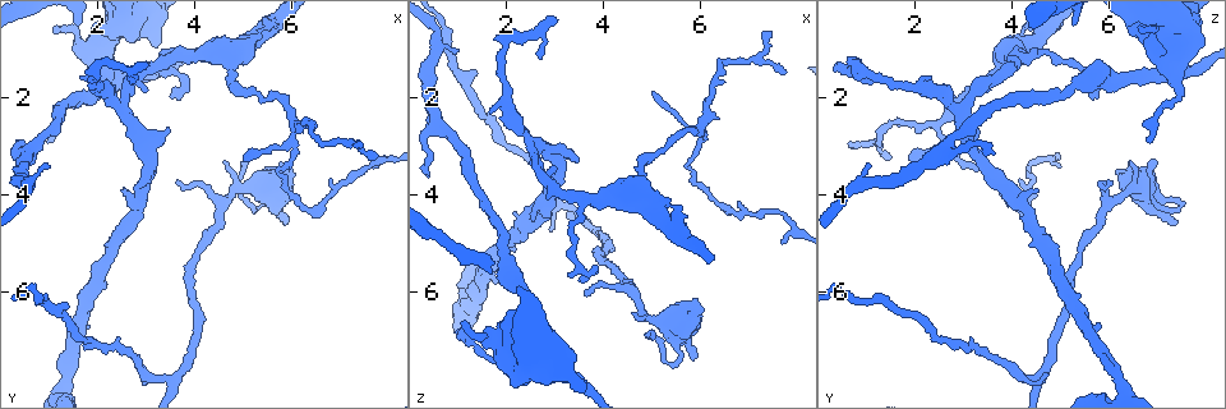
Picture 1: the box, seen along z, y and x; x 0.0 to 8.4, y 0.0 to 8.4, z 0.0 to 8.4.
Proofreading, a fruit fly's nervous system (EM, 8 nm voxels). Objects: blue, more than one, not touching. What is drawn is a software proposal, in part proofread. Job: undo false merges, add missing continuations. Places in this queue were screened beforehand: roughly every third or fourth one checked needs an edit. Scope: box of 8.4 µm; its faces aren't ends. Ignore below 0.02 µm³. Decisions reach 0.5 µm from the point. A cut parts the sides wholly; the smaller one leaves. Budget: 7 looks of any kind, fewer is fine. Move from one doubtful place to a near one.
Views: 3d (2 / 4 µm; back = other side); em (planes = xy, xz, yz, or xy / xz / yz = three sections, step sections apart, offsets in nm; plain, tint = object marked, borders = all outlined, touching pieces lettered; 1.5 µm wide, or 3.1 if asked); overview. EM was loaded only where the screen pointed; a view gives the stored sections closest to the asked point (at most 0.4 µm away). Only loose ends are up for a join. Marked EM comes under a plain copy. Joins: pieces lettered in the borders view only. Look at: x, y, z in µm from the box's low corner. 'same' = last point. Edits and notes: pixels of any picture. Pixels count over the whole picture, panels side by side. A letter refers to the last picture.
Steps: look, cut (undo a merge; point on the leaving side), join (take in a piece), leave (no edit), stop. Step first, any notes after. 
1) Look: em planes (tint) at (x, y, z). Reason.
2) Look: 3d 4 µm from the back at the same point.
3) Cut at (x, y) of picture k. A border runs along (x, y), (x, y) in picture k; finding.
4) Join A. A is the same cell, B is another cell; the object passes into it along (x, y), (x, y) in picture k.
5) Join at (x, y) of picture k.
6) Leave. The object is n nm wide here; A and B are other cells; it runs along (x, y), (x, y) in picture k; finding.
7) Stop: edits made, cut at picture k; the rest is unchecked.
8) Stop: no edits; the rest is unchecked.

Look: 3d 2 µm from the back at (1.05, 2.95, 6.75). Branch stops here.

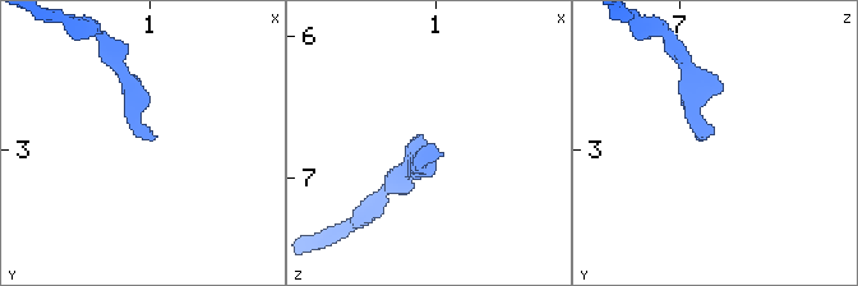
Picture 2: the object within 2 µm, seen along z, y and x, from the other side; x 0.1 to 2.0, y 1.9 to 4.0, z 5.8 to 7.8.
Look: em yz step 4 (tint) at (0.98, 2.90, 6.80).

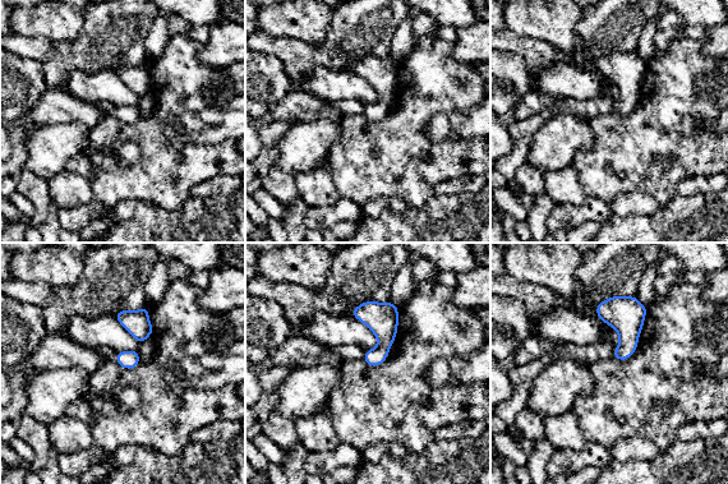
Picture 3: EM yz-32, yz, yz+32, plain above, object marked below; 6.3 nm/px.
Look: em planes (borders) at the same point. Another direction.

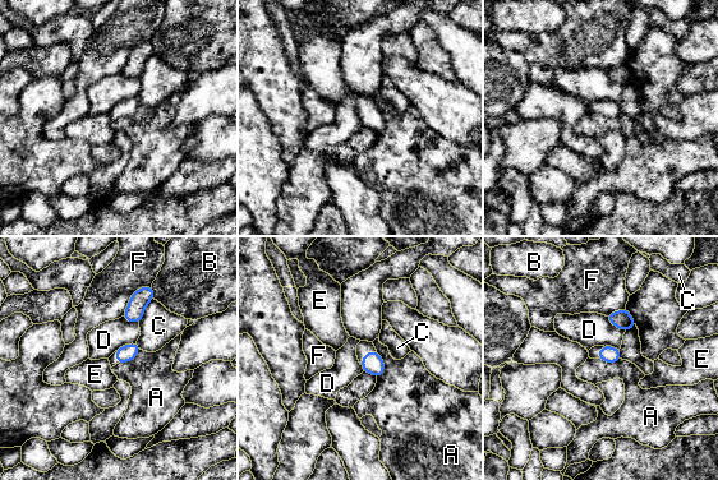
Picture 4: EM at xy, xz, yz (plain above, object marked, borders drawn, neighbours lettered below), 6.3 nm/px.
Leave. A, B, C, D, E and F are other cells; a border runs along (377, 351), (383, 364), (377, 378) in picture 4; no lettered piece goes on from it.

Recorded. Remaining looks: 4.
Look: 3d 4 µm at (1.10, 0.55, 6.65). Tapers out.

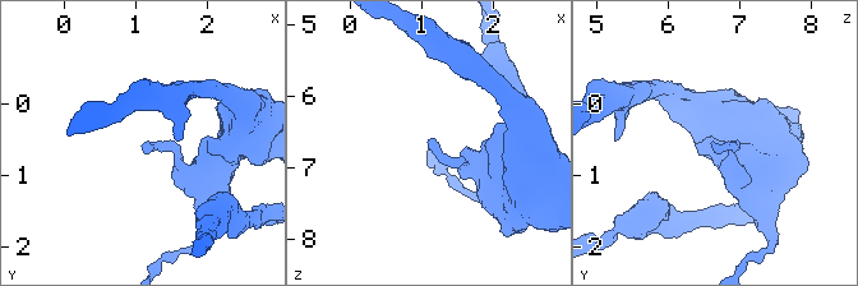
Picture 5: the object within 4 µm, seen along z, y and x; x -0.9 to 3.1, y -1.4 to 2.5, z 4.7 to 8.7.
Look: em xy step 8 (tint) at (1.15, 0.60, 6.55).

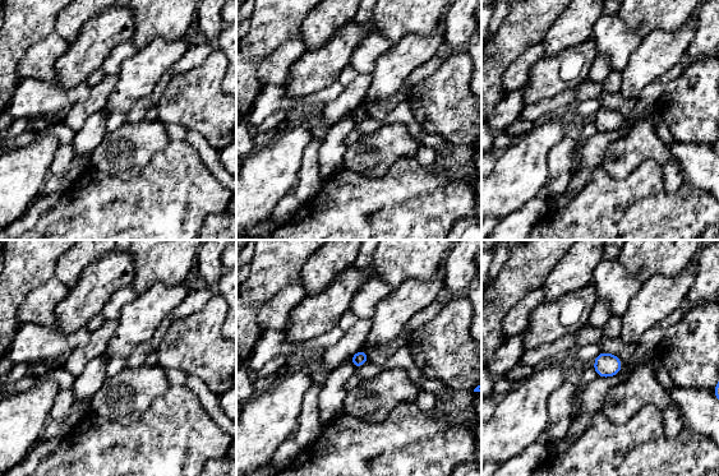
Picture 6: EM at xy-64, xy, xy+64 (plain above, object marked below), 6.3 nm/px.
Look: em xy step 8 (borders) at the same point. See the neighbours.

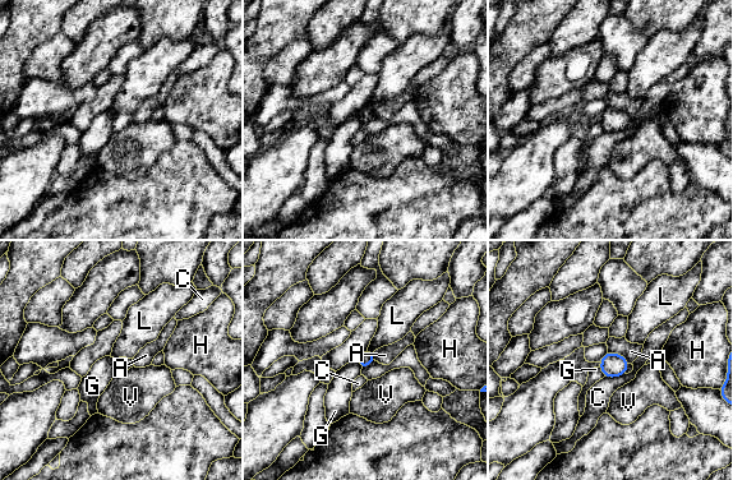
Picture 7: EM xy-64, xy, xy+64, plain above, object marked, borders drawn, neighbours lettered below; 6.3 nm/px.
Leave. The object is 90 nm wide here; A, C, G, H, L and V are other cells; no lettered piece goes on from it.

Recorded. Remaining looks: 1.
Look: em planes (borders) at (3.50, 2.60, 3.30). Branch stops here.

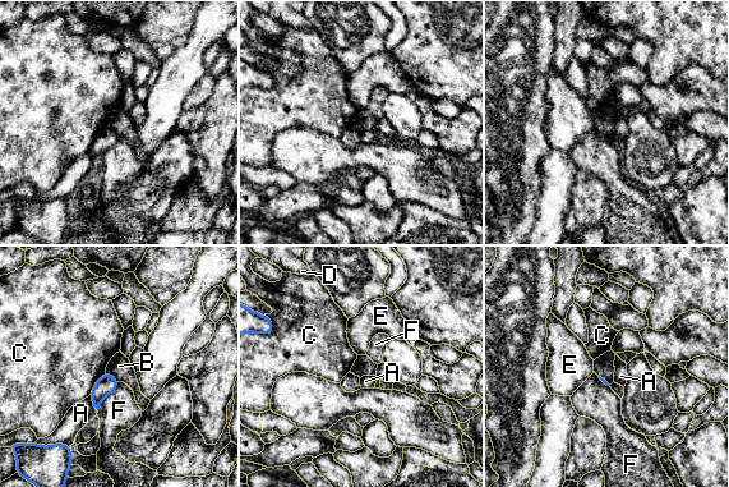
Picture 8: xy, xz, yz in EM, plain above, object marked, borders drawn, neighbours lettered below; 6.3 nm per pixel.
Leave. A, B, C, D, E and F are other cells; a border runs along (106, 372), (119, 381) in picture 8; none of them fits.

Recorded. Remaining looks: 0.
Stop: no edits; the rest is unchecked.

